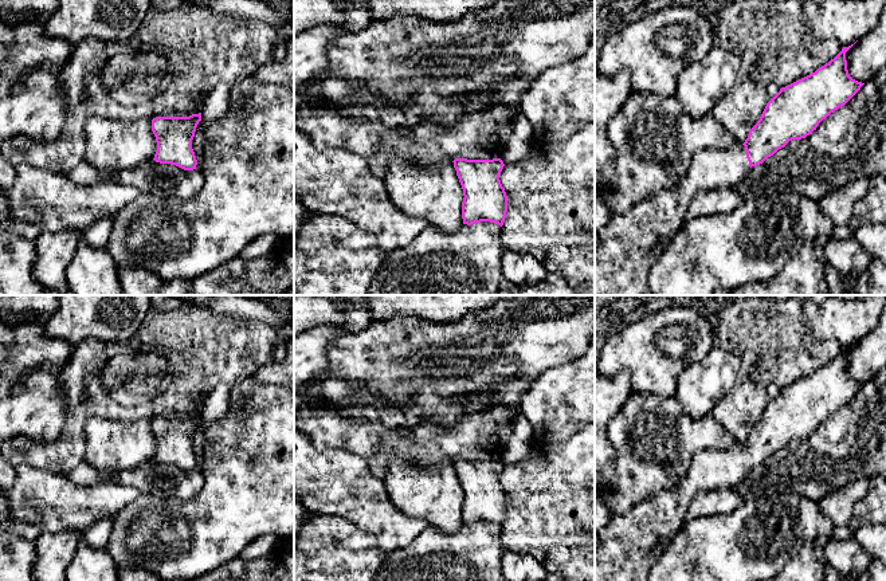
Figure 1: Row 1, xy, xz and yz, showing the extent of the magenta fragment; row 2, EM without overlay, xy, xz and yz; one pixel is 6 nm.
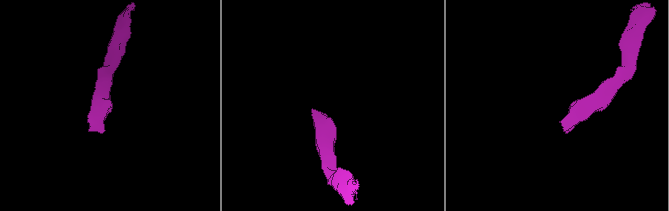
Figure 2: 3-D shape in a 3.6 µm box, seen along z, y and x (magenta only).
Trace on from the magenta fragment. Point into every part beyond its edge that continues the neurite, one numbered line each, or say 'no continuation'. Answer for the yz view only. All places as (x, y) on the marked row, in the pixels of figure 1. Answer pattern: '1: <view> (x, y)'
1: yz (631, 242)

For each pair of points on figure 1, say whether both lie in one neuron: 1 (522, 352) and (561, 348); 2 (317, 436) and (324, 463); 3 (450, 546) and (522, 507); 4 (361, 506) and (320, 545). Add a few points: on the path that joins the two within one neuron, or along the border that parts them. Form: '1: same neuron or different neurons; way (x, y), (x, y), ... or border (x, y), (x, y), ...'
1: same neuron; way (532, 348), (552, 348)
2: different neurons; border (308, 435), (310, 442), (324, 451)
3: different neurons; border (501, 527), (501, 545), (505, 549)
4: different neurons; border (318, 514), (344, 517), (373, 536)

